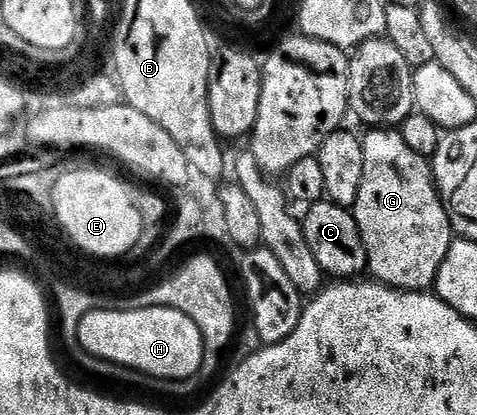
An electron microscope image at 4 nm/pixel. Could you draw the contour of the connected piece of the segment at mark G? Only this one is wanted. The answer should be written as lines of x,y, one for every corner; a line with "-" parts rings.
399,131
365,133
360,141
362,176
354,215
366,250
367,271
372,272
373,281
401,292
431,289
454,233
432,181
429,161
410,150

